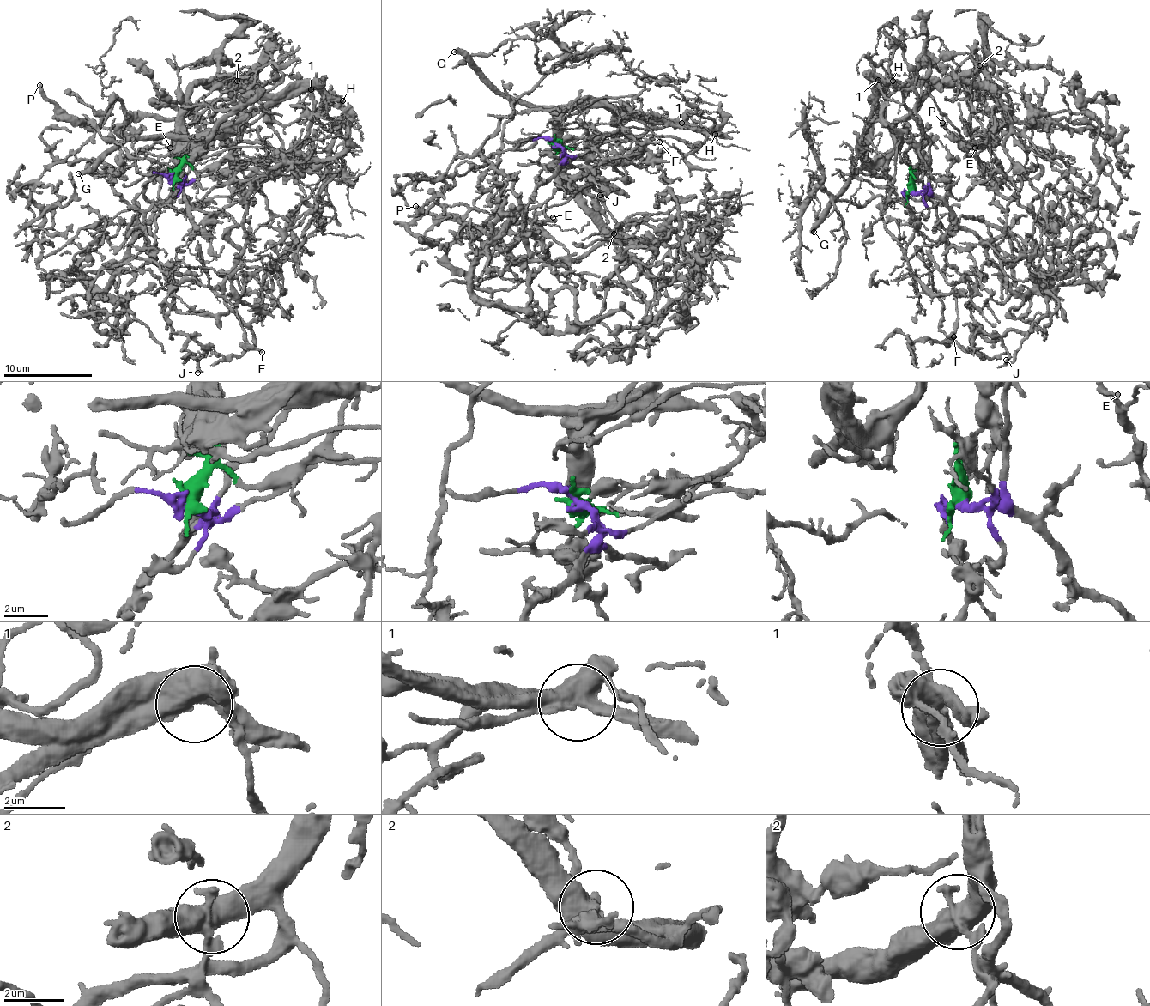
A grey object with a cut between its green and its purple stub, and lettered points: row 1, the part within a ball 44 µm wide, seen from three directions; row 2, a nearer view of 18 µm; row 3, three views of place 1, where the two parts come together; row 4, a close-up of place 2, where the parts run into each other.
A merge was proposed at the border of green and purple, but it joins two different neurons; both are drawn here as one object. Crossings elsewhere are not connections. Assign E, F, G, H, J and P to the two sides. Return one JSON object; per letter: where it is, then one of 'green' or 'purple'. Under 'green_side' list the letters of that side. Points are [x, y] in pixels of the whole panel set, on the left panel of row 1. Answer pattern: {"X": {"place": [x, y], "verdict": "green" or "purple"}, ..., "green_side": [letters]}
{"E": {"place": [170, 148], "verdict": "green"}, "F": {"place": [262, 352], "verdict": "purple"}, "G": {"place": [78, 173], "verdict": "green"}, "H": {"place": [342, 100], "verdict": "green"}, "J": {"place": [197, 372], "verdict": "purple"}, "P": {"place": [39, 85], "verdict": "green"}, "green_side": ["E", "G", "H", "P"]}

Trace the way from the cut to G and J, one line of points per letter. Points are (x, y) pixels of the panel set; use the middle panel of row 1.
G: (555, 145), (555, 169), (565, 160), (557, 142), (565, 110), (522, 106), (496, 95), (462, 53), (453, 52)
J: (555, 144), (562, 150), (558, 169), (523, 209), (541, 207), (563, 176), (584, 174), (606, 191), (601, 196)

